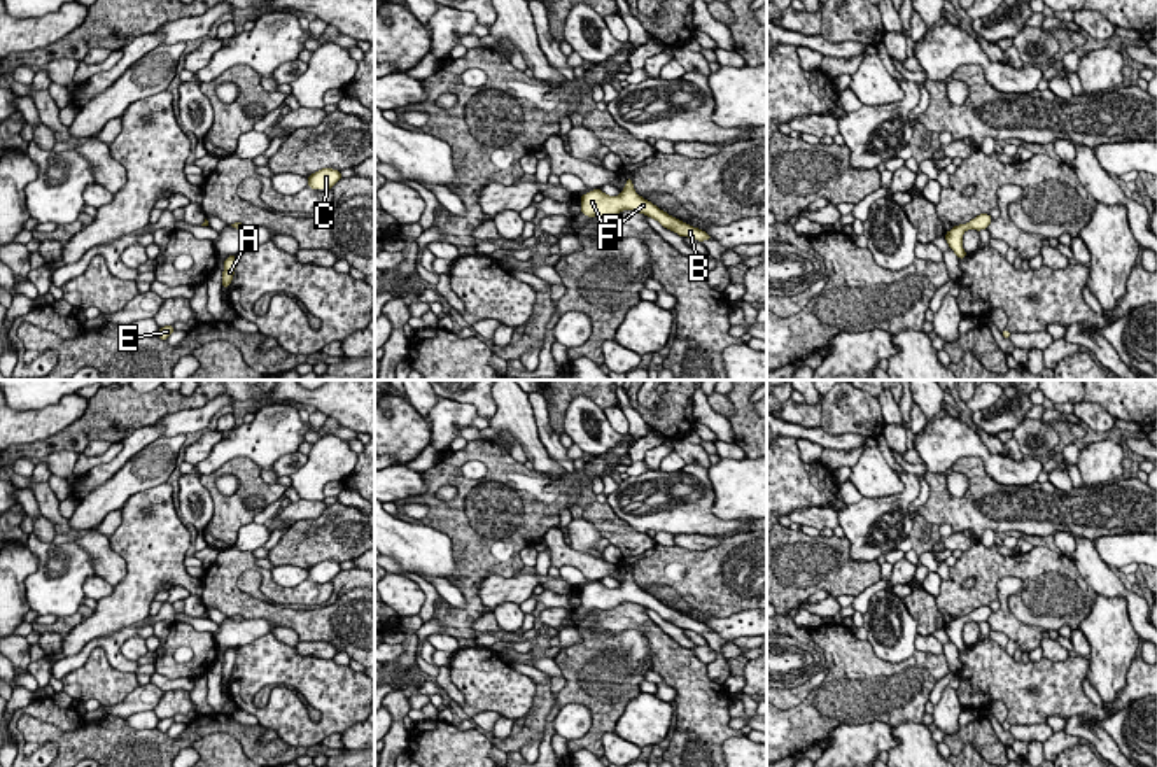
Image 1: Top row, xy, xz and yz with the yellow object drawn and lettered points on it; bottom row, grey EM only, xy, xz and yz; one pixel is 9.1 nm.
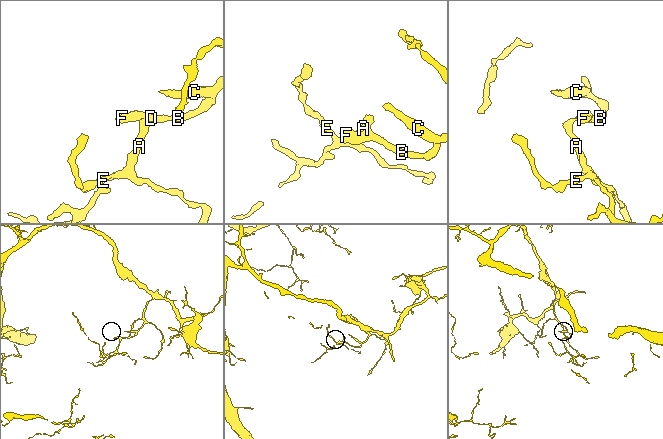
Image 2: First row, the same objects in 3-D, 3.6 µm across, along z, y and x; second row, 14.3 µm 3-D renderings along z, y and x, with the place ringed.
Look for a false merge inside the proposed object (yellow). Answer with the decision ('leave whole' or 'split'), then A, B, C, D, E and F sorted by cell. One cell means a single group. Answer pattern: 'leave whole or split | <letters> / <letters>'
leave whole | A B C D E F

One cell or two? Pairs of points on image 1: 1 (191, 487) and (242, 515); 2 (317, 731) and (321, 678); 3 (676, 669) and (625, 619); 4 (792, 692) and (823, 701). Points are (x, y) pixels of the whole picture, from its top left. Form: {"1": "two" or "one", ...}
{"1": "two", "2": "one", "3": "one", "4": "two"}

